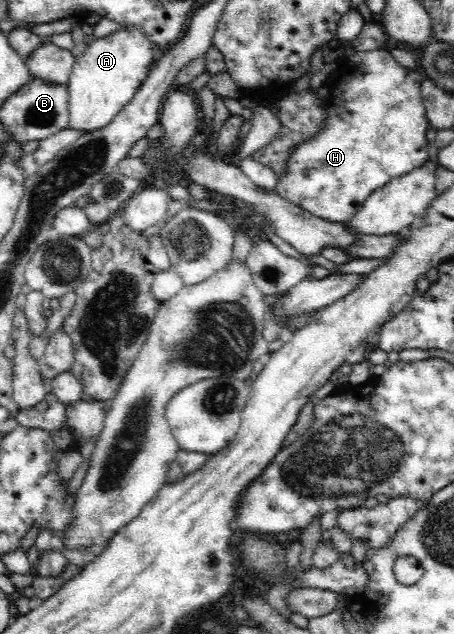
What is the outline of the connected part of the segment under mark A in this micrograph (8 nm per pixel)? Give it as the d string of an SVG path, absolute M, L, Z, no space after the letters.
M135 25L95 38L84 53L75 59L67 86L70 91L69 127L76 131L92 131L110 123L112 117L126 106L146 79L148 67L154 61L153 43Z

